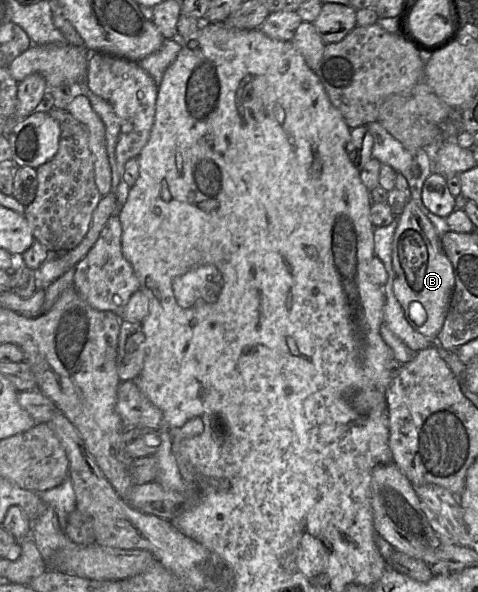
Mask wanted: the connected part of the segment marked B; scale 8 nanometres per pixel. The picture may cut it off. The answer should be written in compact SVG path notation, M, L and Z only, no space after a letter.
M412 198L407 200L398 217L392 251L393 291L410 325L425 337L436 341L454 289L453 267L441 247L439 234Z

